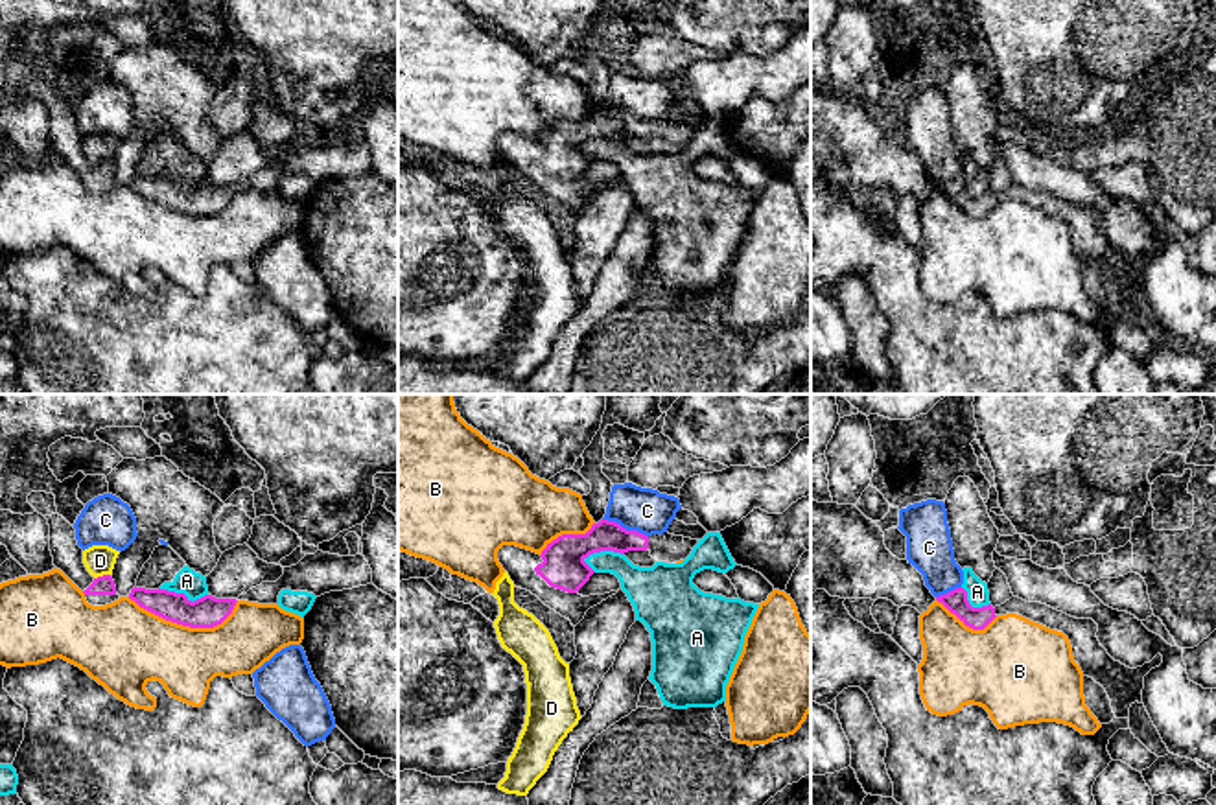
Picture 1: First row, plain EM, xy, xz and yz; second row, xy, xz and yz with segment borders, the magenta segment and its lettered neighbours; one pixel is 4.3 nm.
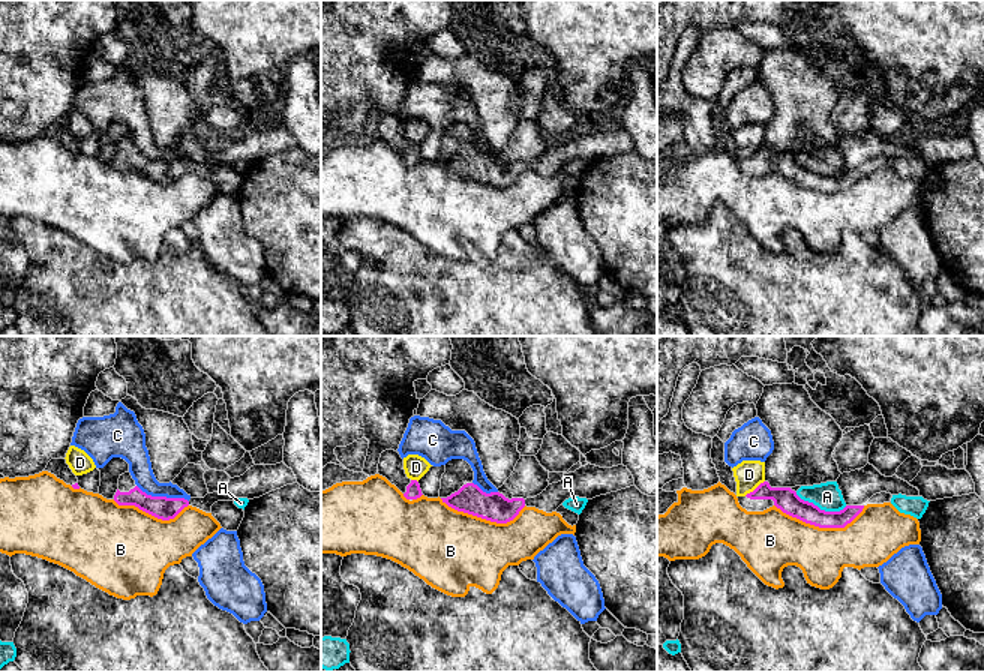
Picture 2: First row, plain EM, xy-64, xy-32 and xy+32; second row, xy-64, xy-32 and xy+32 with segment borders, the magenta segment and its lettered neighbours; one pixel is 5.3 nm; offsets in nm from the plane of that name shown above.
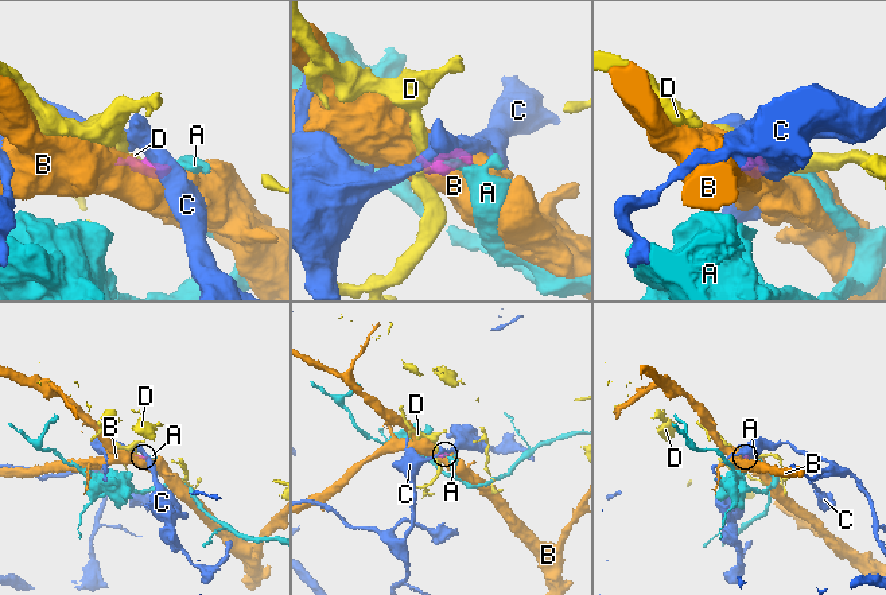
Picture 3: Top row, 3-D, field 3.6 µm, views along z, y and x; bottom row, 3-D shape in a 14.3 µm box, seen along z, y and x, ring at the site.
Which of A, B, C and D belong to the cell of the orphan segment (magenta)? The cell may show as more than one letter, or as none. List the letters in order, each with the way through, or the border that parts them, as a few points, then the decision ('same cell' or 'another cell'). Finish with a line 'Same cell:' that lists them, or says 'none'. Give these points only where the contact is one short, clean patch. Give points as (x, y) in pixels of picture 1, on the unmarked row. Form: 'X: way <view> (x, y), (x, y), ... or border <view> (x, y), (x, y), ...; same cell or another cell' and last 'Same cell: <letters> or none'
A: border xz (623, 140), (594, 139), (583, 148); another cell
B: another cell
C: border xz (603, 105), (647, 124); another cell
D: border xy (109, 161), (94, 166); another cell
Same cell: none

